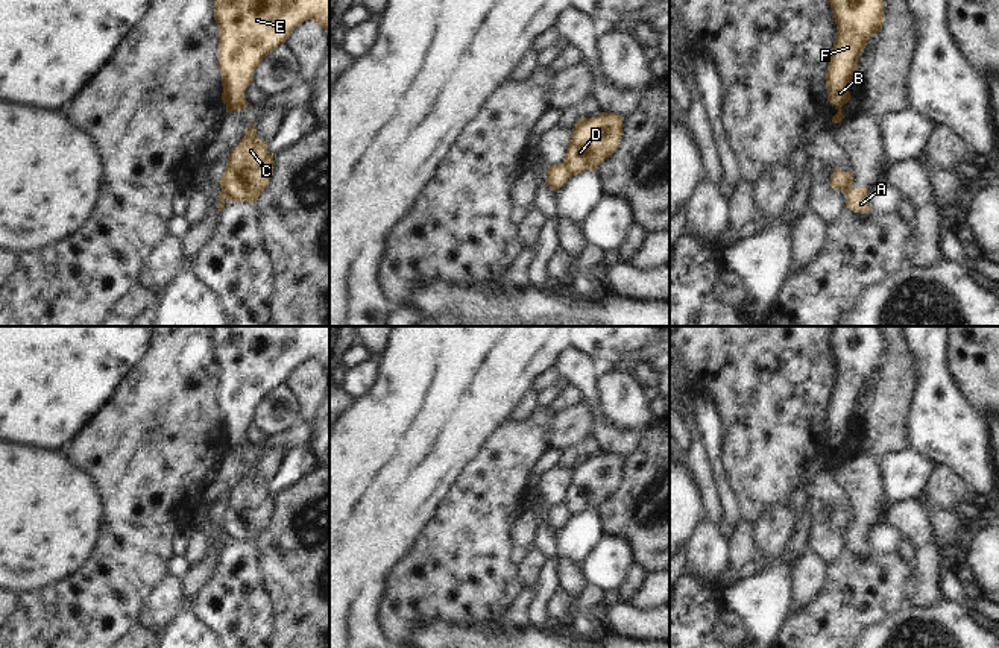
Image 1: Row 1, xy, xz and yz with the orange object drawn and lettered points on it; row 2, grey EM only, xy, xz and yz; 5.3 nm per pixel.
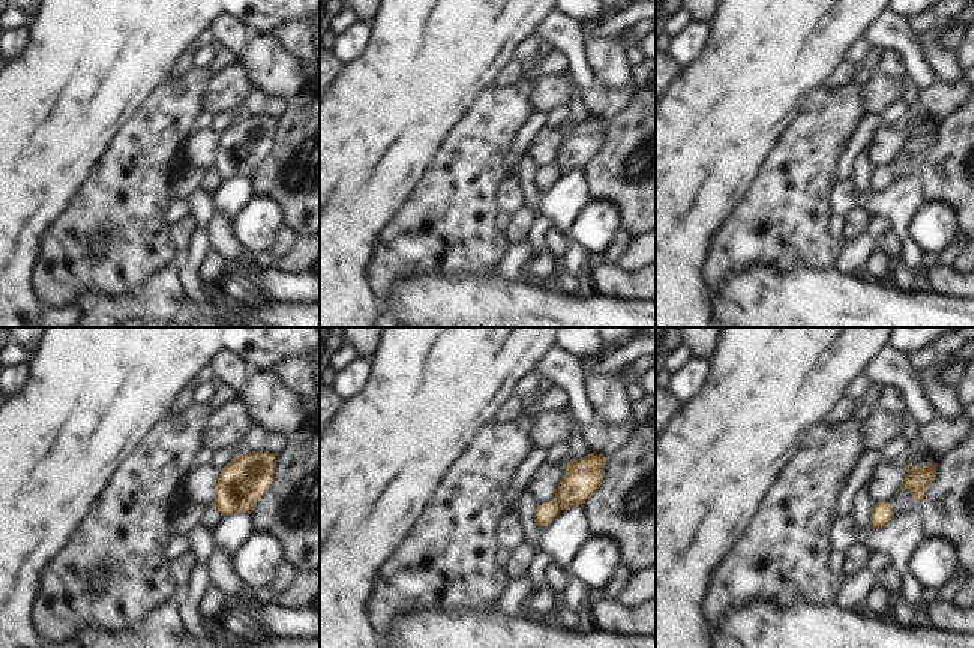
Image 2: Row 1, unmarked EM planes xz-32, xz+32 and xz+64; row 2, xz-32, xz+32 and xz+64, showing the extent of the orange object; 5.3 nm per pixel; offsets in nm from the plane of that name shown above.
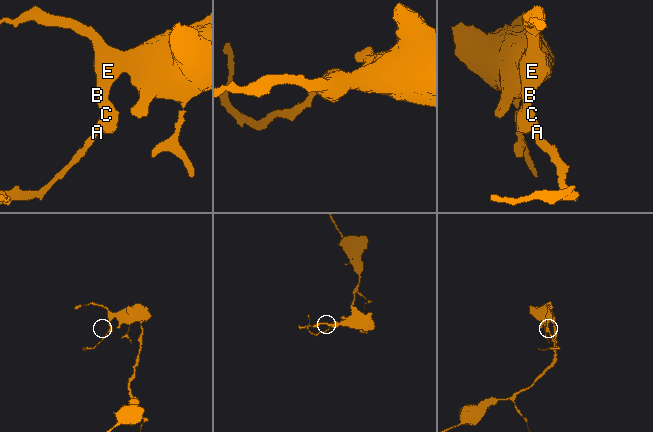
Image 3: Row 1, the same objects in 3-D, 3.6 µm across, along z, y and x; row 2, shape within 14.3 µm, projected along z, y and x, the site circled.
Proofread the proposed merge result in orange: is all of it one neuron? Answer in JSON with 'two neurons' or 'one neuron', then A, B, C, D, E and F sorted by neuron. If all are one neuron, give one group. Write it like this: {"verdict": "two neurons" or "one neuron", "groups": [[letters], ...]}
{"verdict": "two neurons", "groups": [["A"], ["B", "C", "D", "E", "F"]]}

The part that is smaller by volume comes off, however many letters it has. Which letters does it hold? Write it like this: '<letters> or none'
A

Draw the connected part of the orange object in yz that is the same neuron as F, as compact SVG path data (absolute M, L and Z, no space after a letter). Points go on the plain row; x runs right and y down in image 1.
M832 326L829 341L838 372L826 410L826 429L829 442L834 443L838 451L832 457L832 461L841 463L844 458L841 446L850 440L849 426L858 408L858 399L867 381L876 372L881 372L884 366L884 331L881 326Z

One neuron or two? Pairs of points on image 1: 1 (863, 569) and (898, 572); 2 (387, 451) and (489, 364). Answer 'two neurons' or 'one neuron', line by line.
1: one neuron
2: one neuron

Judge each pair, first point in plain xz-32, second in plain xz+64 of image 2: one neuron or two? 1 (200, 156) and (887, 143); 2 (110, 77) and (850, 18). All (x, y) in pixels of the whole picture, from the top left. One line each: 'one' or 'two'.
1: one
2: one

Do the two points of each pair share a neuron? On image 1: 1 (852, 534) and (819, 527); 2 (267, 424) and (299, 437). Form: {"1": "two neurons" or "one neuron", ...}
{"1": "two neurons", "2": "two neurons"}

